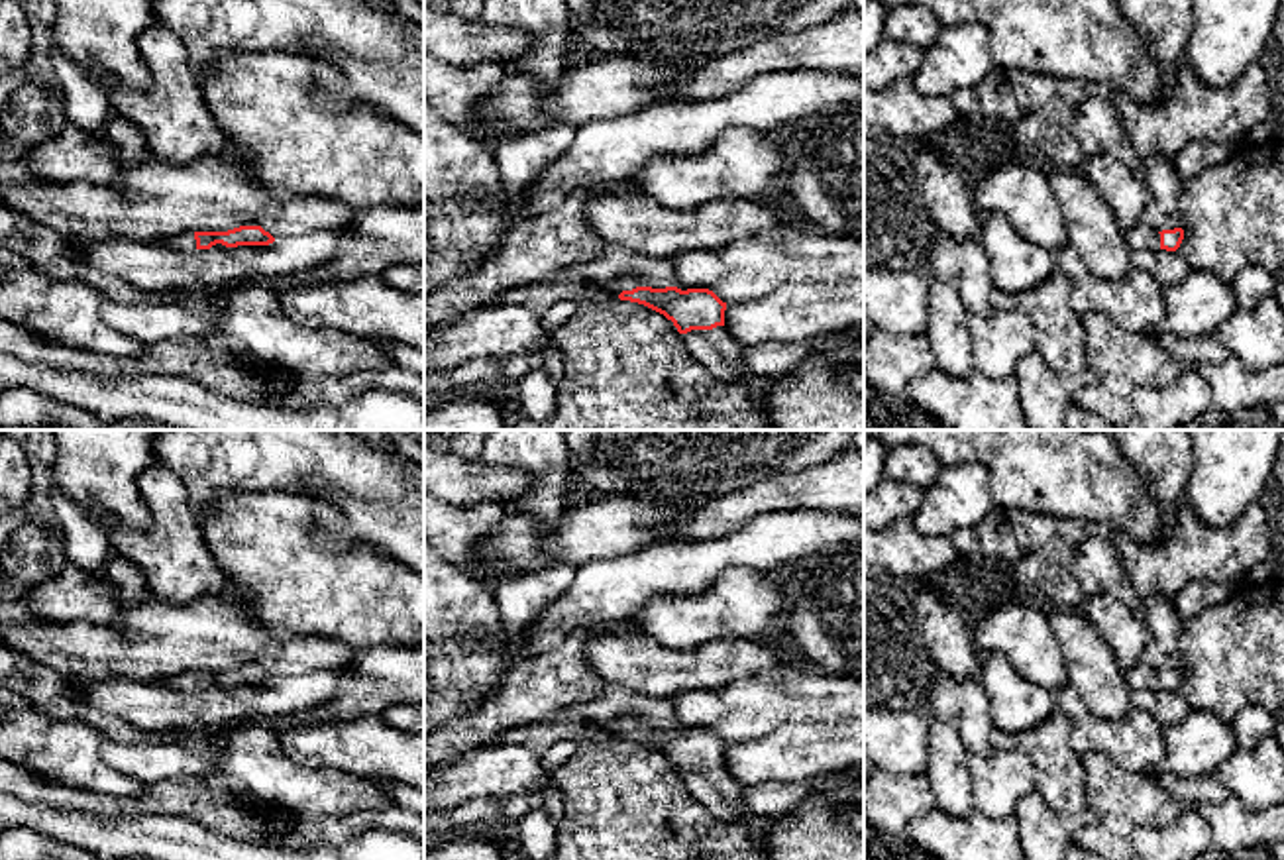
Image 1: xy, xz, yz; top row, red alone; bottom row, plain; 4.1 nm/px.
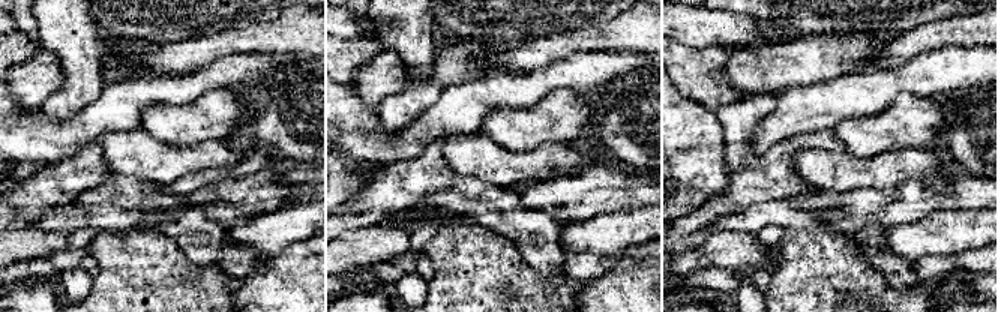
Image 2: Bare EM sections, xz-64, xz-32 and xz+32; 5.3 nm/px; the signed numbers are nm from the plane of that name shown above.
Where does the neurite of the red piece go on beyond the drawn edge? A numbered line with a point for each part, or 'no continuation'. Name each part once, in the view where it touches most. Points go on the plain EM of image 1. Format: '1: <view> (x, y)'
1: xz (617, 707)
2: xz (717, 790)

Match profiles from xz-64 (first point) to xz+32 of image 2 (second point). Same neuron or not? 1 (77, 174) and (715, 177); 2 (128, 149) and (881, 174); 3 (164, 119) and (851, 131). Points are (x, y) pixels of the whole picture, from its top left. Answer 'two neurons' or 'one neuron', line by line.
1: two neurons
2: one neuron
3: one neuron

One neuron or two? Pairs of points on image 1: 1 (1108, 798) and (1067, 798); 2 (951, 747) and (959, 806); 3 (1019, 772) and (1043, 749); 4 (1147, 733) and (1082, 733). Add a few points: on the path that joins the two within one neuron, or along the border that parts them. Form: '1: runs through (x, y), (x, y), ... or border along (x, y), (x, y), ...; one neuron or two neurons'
1: border along (1080, 756), (1088, 806); two neurons
2: runs through (951, 760), (953, 792); one neuron
3: border along (996, 749), (1017, 749), (1027, 756), (1035, 790); two neurons
4: runs through (1131, 733), (1098, 733); one neuron

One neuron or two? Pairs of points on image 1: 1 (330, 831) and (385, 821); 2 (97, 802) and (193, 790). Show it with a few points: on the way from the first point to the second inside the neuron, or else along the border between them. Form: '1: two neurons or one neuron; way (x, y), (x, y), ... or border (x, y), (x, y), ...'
1: one neuron; way (344, 827), (372, 821)
2: one neuron; way (120, 806), (146, 806), (169, 798)

